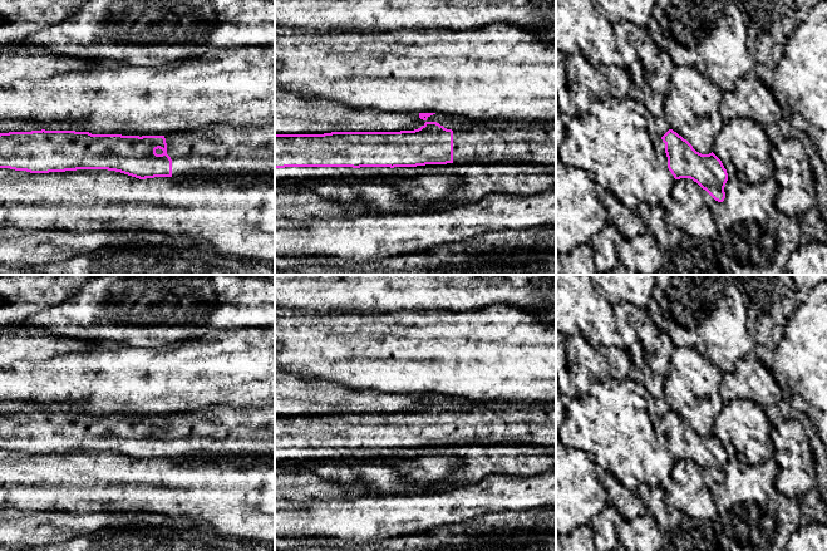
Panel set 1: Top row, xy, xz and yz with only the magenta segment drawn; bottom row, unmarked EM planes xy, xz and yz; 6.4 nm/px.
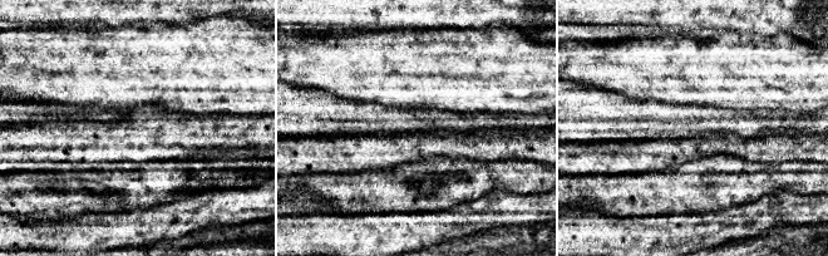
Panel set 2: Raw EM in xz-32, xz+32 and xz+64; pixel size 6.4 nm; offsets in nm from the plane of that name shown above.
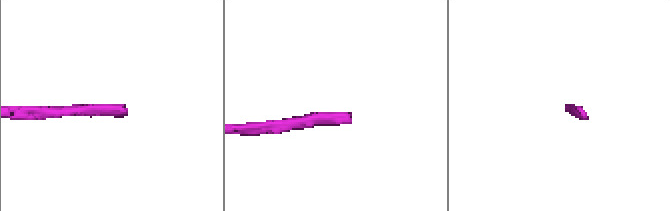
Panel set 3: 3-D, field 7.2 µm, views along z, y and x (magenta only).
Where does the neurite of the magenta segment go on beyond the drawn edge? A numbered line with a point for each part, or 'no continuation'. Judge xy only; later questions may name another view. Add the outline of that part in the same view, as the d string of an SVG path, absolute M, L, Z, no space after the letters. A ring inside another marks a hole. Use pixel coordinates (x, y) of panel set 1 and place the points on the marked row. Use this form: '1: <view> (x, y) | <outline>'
1: xy (220, 151) | M210 124L200 132L164 136L172 177L275 176L275 124L238 128Z

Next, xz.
1: xz (510, 141) | M486 120L453 131L453 163L521 163L556 166L556 120L520 124Z

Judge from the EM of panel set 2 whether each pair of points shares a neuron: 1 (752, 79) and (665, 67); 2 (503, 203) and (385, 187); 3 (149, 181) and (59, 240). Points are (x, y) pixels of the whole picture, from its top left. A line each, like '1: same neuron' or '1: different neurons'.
1: same neuron
2: different neurons
3: different neurons

